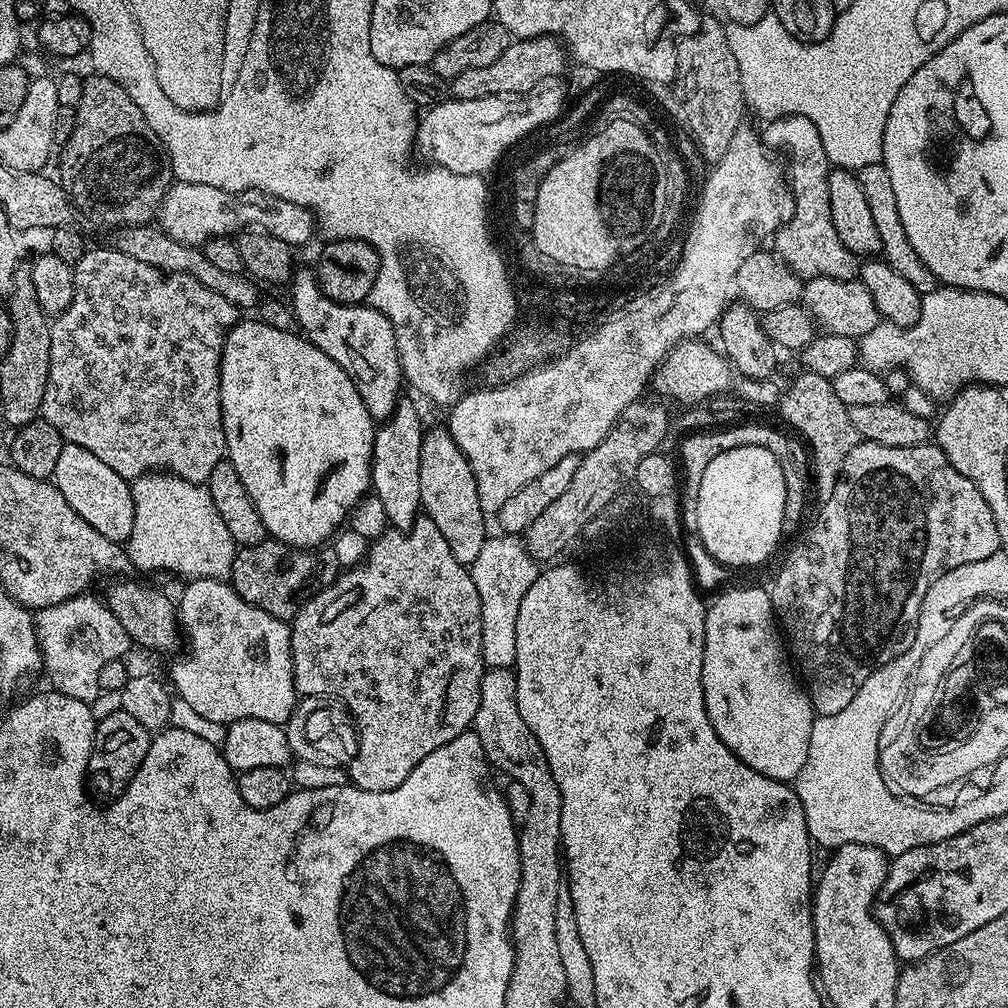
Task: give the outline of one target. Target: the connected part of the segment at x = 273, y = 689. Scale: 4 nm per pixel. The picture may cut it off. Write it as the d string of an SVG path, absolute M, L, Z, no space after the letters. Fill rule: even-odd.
M193 580L185 583L185 585L184 593L181 594L180 600L178 596L178 619L183 639L186 641L186 648L188 644L188 653L185 656L177 655L175 657L177 660L172 664L172 680L170 679L170 684L174 689L175 695L188 703L197 714L202 714L202 718L206 718L215 724L227 726L234 723L235 720L241 720L242 718L262 718L262 722L274 722L281 726L287 725L297 711L298 705L298 693L294 686L294 670L292 669L291 627L285 621L266 614L266 610L258 610L254 606L247 604L232 589L231 583L221 582L220 580Z

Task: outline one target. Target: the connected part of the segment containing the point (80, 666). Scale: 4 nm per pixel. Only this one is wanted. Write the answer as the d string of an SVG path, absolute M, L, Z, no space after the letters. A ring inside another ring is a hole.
M92 594L75 596L64 603L56 603L54 606L39 609L34 616L36 621L36 641L39 643L41 659L44 670L47 670L51 687L67 697L77 698L87 704L94 703L100 690L100 680L102 672L106 666L118 658L122 657L129 649L132 643L126 630L122 629L122 624L118 622L112 611L100 599Z

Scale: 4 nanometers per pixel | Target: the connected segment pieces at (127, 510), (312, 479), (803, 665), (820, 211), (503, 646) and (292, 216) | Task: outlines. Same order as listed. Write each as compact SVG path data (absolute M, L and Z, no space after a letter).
M65 443L62 454L58 454L54 483L62 498L66 498L66 502L70 502L70 506L74 506L98 534L117 542L127 541L130 530L134 530L134 498L131 483L124 480L122 474L114 474L114 470L90 454L90 450Z
M259 318L252 320L237 319L236 325L228 331L224 339L224 349L220 359L220 405L222 406L222 422L224 423L224 446L226 459L238 470L238 478L242 478L242 486L246 486L246 494L254 501L254 506L266 526L269 537L281 540L295 548L314 548L323 545L336 532L340 523L349 519L352 508L359 500L369 495L372 486L372 447L376 437L376 428L370 413L366 410L366 402L356 389L356 383L318 346L314 346L303 335L295 331L287 332L268 326Z
M866 440L856 444L854 450L846 454L840 481L821 504L824 505L821 506L820 513L817 514L816 521L813 522L812 529L804 540L804 545L797 552L789 554L788 561L781 566L776 581L773 582L772 588L770 587L770 595L776 619L782 625L783 635L790 645L791 655L795 659L796 656L800 659L799 671L802 673L807 694L812 700L812 711L816 716L829 716L838 714L838 710L843 710L851 702L854 694L858 694L862 682L866 682L866 678L870 678L870 674L874 674L876 668L881 668L883 664L898 658L898 654L910 650L910 642L914 642L914 634L918 630L918 614L922 610L922 598L926 598L926 590L930 590L930 586L941 574L946 570L954 570L954 566L966 566L966 562L979 562L982 558L990 558L1001 551L1001 547L998 526L994 522L994 514L986 498L982 498L978 486L974 486L974 482L970 482L966 474L958 474L958 470L950 466L946 454L935 442L918 446L882 446L873 440Z
M783 116L777 120L769 120L763 127L762 139L769 149L785 148L788 151L786 175L796 203L790 222L774 237L776 255L801 278L829 276L839 280L857 279L861 275L861 257L842 246L842 238L838 238L838 230L834 230L834 222L830 218L830 165L818 130L801 116Z
M496 534L496 537L485 539L482 554L470 565L474 586L478 586L478 598L482 602L482 658L488 668L512 668L516 663L516 623L518 606L526 598L526 590L534 586L538 575L537 561L533 560L524 541L516 534Z
M176 180L160 204L158 227L170 238L195 246L202 246L215 236L232 238L245 230L255 230L282 238L282 242L298 248L316 234L316 219L311 209L286 202L286 198L274 194L258 190L231 192L218 190L218 186Z

